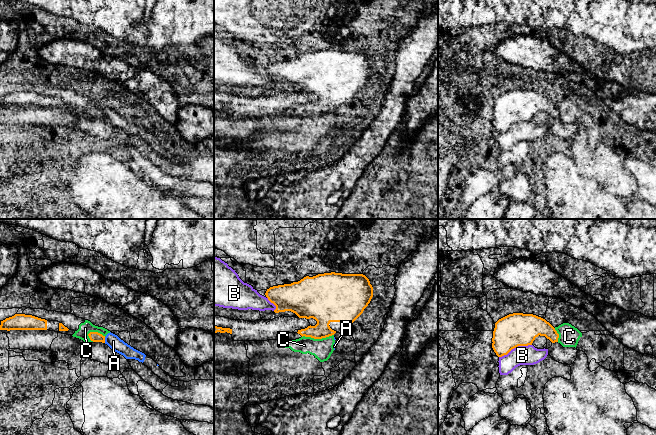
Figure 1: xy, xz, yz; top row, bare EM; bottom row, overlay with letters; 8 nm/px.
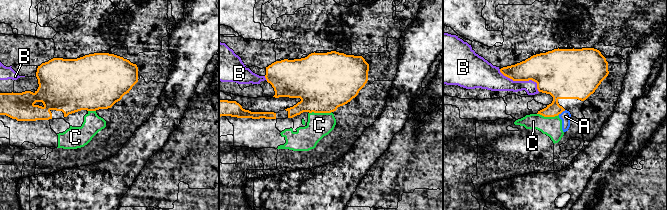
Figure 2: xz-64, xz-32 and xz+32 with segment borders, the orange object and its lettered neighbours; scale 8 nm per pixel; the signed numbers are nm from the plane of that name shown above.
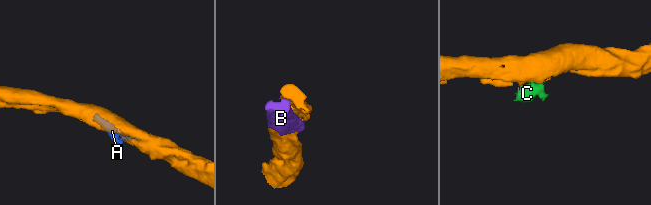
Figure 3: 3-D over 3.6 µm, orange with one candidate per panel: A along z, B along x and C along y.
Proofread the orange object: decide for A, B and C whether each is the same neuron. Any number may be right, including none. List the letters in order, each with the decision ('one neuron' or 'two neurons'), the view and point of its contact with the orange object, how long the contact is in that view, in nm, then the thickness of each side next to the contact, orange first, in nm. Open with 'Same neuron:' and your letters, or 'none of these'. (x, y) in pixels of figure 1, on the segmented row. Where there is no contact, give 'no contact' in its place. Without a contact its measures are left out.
Same neuron: none of these
A: two neurons; meets orange in xy at (104, 340); contact 50 nm long; 80 nm thick on the orange side, 110 nm on the other
B: two neurons; meets orange in yz at (515, 347); contact 280 nm long; 260 nm thick on the orange side, 160 nm on the other
C: two neurons; meets orange in xz at (317, 338); contact 260 nm long; 240 nm thick on the orange side, 160 nm on the other

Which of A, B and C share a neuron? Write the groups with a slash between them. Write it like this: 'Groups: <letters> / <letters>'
Groups: A C / B

